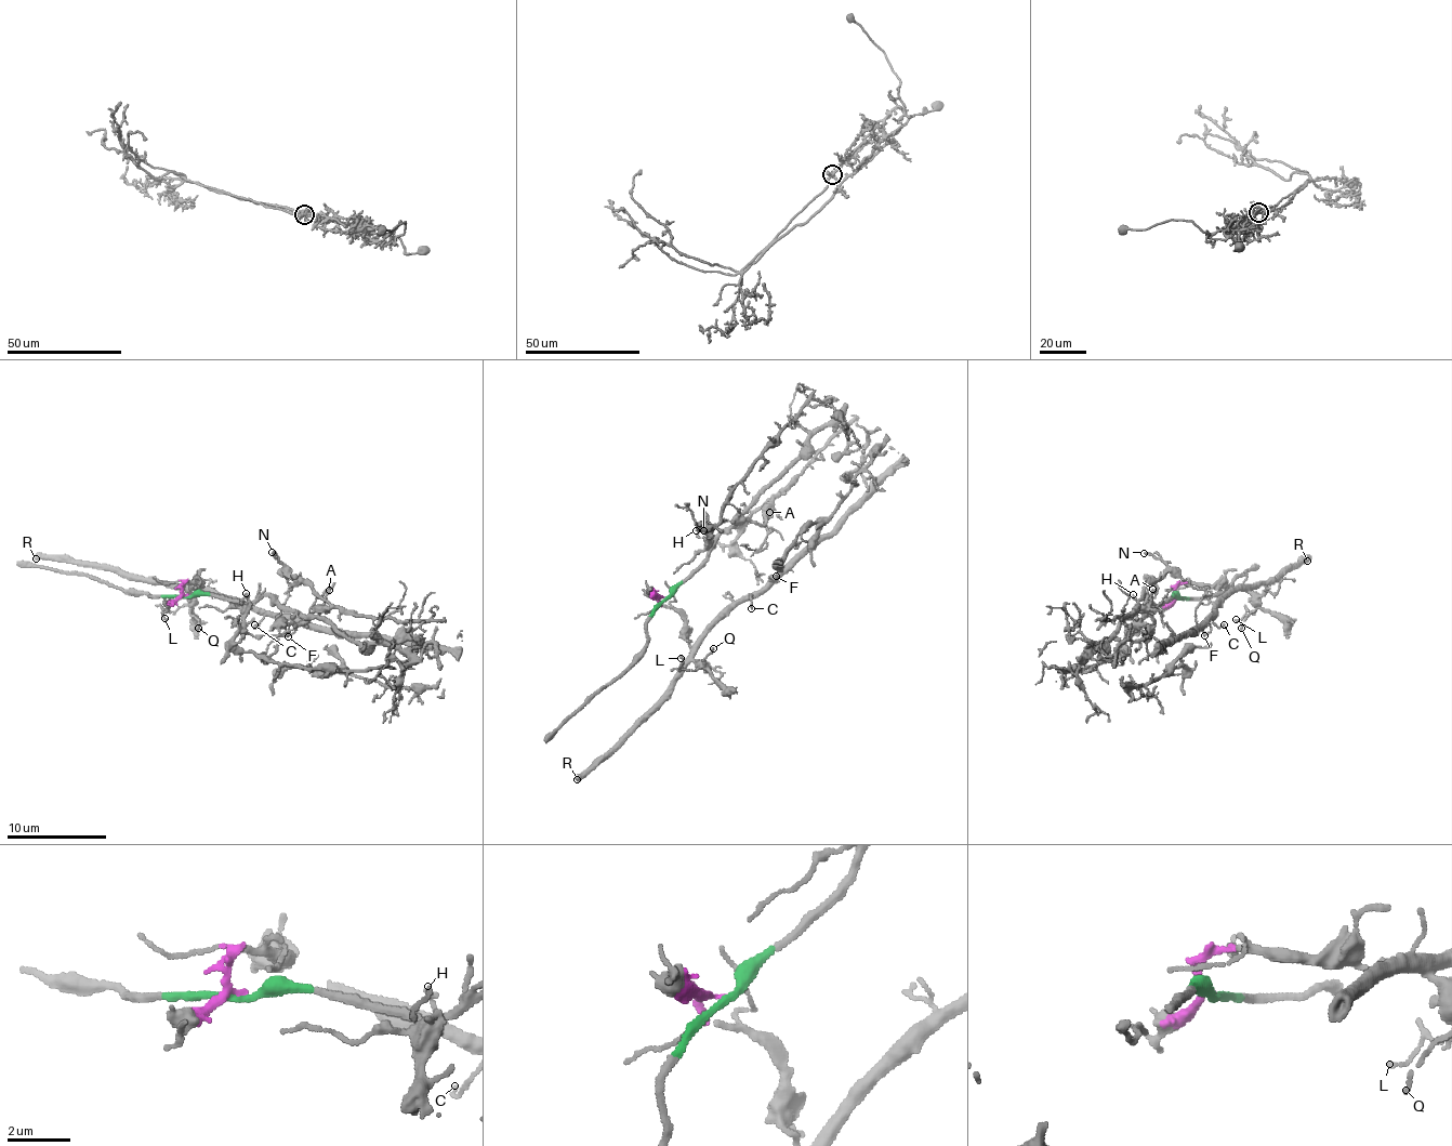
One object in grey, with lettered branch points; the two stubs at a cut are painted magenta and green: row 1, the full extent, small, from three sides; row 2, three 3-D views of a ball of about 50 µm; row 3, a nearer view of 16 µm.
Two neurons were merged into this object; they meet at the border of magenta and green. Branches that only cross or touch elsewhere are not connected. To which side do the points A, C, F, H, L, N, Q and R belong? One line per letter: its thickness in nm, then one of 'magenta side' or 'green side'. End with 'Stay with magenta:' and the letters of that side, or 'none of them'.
A: 160 nm thick; green side
C: 100 nm thick; magenta side
F: 120 nm thick; magenta side
H: 110 nm thick; green side
L: 120 nm thick; magenta side
N: 140 nm thick; green side
Q: 110 nm thick; magenta side
R: 460 nm thick; magenta side
Stay with magenta: C, F, L, Q, R

